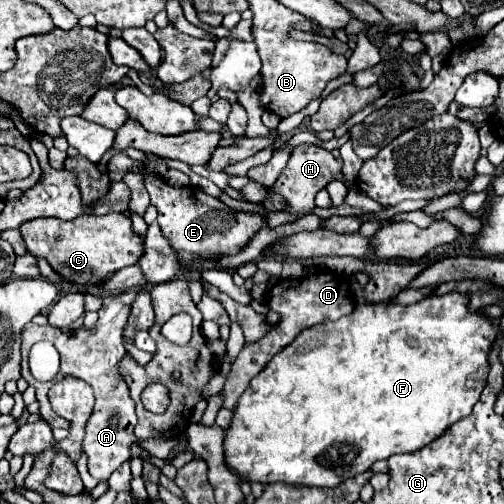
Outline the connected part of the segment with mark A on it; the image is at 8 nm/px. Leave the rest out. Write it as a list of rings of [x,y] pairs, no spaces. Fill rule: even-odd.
[[[129,290],[129,292],[123,292],[123,294],[117,294],[117,296],[105,296],[103,298],[103,306],[99,310],[99,320],[93,328],[85,328],[85,326],[79,326],[73,330],[73,334],[67,330],[55,330],[51,326],[33,326],[33,324],[27,324],[23,328],[23,344],[21,344],[21,350],[23,350],[23,362],[21,362],[21,376],[29,382],[29,386],[33,386],[37,390],[37,402],[41,406],[41,418],[45,422],[49,422],[53,428],[67,428],[69,424],[65,424],[63,418],[59,418],[57,414],[53,414],[51,410],[51,404],[49,404],[49,398],[47,398],[47,392],[49,388],[65,378],[65,376],[75,376],[75,378],[81,378],[85,380],[93,392],[95,392],[95,408],[93,408],[93,414],[89,416],[87,424],[85,424],[85,438],[83,438],[83,450],[89,458],[89,474],[95,478],[95,480],[109,480],[109,476],[123,464],[131,458],[131,452],[129,448],[133,444],[137,444],[139,440],[135,438],[133,434],[133,428],[137,424],[137,414],[135,414],[135,404],[129,396],[129,388],[125,384],[125,380],[119,376],[119,362],[121,358],[125,356],[125,348],[123,348],[123,342],[121,342],[121,334],[123,332],[123,324],[127,322],[127,316],[129,316],[129,308],[131,308],[131,300],[135,298],[135,290]],[[39,340],[49,340],[53,342],[53,346],[59,350],[61,354],[61,370],[57,374],[57,378],[53,382],[37,382],[31,372],[29,372],[29,364],[27,364],[27,356],[29,356],[29,350],[35,342]]]

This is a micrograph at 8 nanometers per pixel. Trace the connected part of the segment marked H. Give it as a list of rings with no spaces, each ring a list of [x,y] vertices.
[[[301,144],[293,150],[287,166],[283,168],[283,172],[279,174],[277,182],[271,186],[273,192],[281,194],[287,202],[289,202],[289,208],[291,212],[309,212],[315,208],[313,200],[315,200],[315,194],[323,188],[327,188],[327,184],[331,180],[343,180],[345,182],[345,176],[341,172],[343,168],[343,160],[341,158],[335,158],[331,152],[319,148],[319,146],[311,146],[311,144]]]

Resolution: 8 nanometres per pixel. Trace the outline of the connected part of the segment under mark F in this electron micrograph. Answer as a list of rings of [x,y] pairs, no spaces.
[[[447,292],[441,296],[429,296],[421,302],[401,306],[401,304],[357,304],[355,310],[347,316],[341,316],[337,322],[323,322],[315,324],[311,328],[305,328],[295,342],[285,346],[269,364],[265,370],[261,370],[253,380],[247,392],[241,396],[235,412],[231,428],[225,432],[225,458],[227,464],[233,466],[241,476],[259,482],[259,484],[273,484],[273,482],[285,482],[285,484],[305,484],[305,486],[321,486],[321,488],[333,488],[341,484],[347,478],[353,478],[361,472],[367,472],[373,462],[387,460],[393,454],[407,454],[415,452],[427,444],[431,444],[435,438],[439,438],[451,424],[461,420],[463,416],[471,414],[475,402],[479,400],[487,374],[489,374],[489,350],[499,334],[499,324],[493,322],[489,316],[469,310],[469,296]]]

